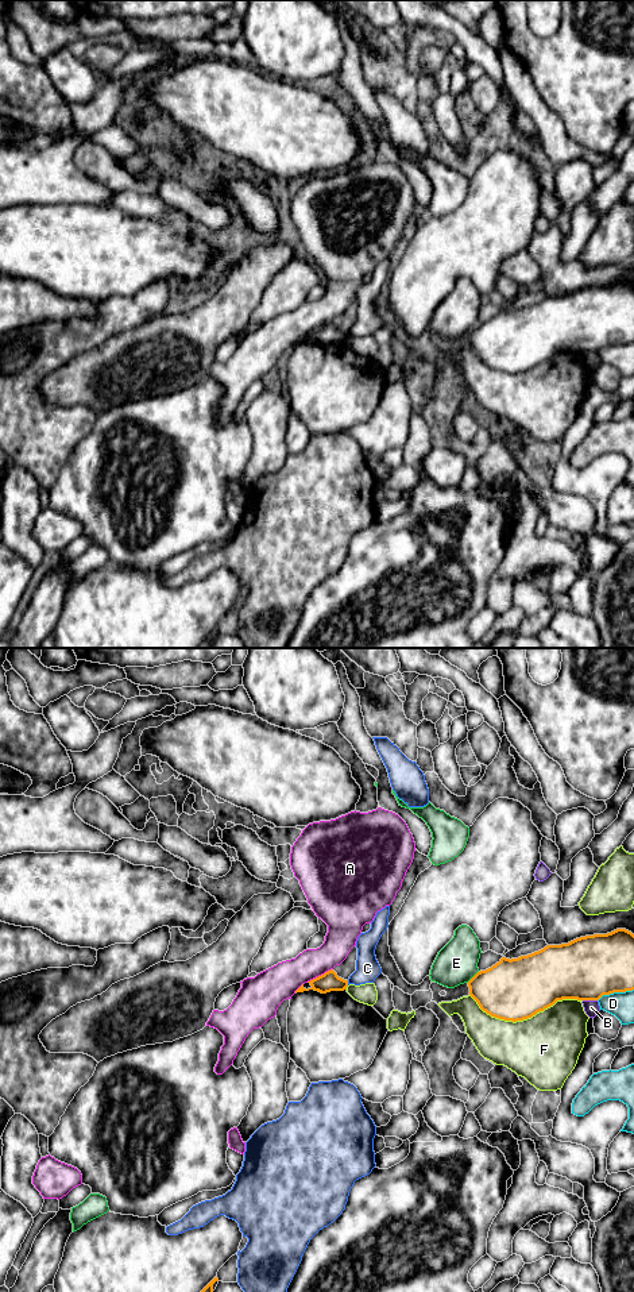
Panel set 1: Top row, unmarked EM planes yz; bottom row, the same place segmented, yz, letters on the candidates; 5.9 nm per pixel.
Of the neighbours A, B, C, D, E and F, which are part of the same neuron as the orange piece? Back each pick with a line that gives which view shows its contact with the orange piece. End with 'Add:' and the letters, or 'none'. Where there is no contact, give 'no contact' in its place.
Add: none

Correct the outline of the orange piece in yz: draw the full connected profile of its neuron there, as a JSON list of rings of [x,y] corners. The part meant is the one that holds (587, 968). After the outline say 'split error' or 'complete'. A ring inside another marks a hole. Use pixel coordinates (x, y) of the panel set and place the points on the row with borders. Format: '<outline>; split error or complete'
[[[616,929],[607,934],[576,938],[568,944],[548,945],[544,949],[518,959],[502,957],[499,963],[478,972],[469,981],[469,995],[491,1017],[505,1021],[523,1021],[553,1006],[557,1000],[599,1000],[603,995],[634,990],[634,934]]]; complete

